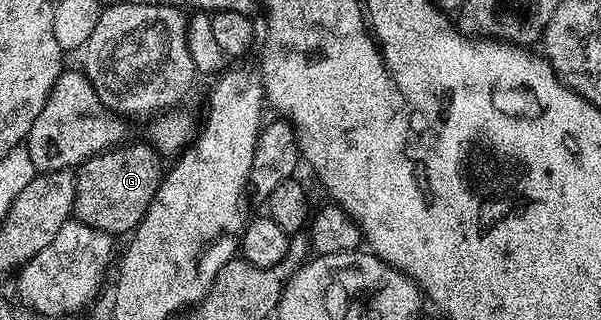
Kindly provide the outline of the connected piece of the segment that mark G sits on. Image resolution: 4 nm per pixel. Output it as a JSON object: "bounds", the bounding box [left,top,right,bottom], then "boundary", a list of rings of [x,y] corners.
{"bounds":[74,141,165,236],"boundary":[[[147,141],[121,144],[110,150],[102,150],[92,158],[80,163],[75,171],[74,192],[75,221],[95,230],[104,230],[113,236],[128,236],[144,218],[154,200],[160,179],[165,173],[165,163],[160,151]]]}

